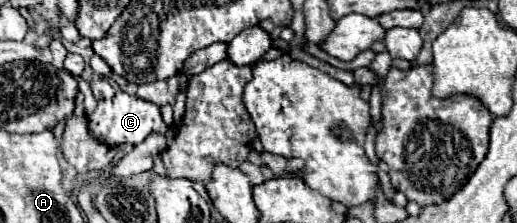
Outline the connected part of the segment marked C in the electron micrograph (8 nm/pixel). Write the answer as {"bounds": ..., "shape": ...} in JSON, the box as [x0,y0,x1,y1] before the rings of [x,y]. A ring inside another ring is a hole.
{"bounds":[88,91,166,147],"shape":[[[116,91],[116,95],[112,99],[98,101],[98,107],[88,117],[88,129],[90,129],[92,137],[98,139],[100,143],[118,147],[118,145],[138,145],[152,133],[164,133],[166,123],[162,121],[158,105],[146,103],[144,99],[138,99],[124,91]]]}

